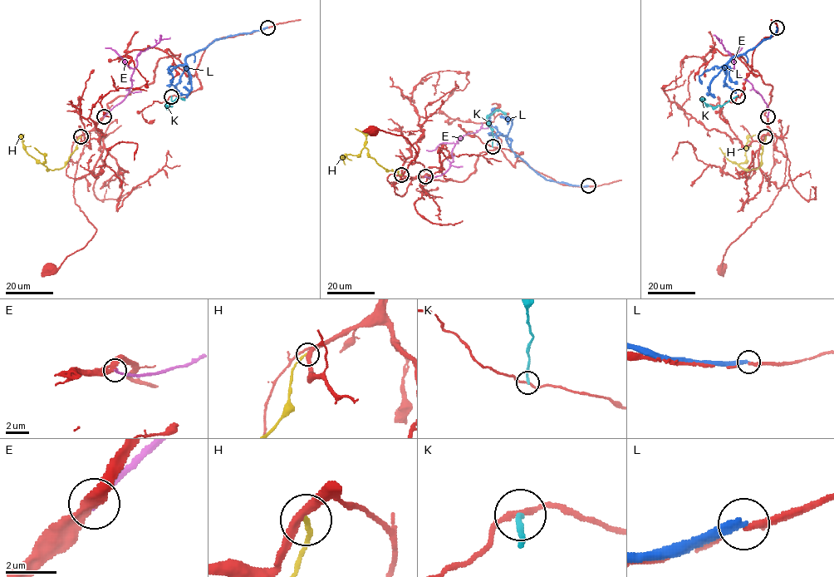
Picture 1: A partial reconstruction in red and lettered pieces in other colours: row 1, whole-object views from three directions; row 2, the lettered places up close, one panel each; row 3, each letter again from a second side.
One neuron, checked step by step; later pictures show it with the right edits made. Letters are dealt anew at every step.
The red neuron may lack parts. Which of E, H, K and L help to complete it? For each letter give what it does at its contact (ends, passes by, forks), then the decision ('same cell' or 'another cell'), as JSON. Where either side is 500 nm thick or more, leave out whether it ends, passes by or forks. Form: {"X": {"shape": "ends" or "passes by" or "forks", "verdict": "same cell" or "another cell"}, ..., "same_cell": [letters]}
{"E": {"shape": "ends", "verdict": "same cell"}, "H": {"shape": "ends", "verdict": "another cell"}, "K": {"shape": "ends", "verdict": "another cell"}, "L": {"shape": "ends", "verdict": "another cell"}, "same_cell": ["E"]}

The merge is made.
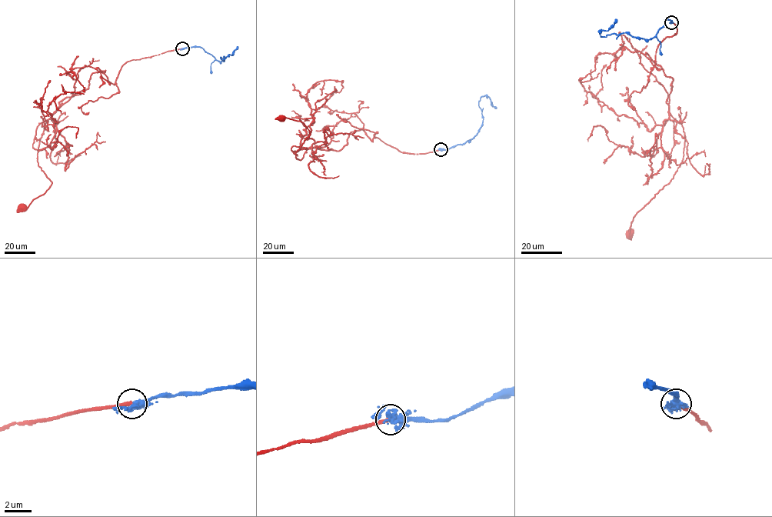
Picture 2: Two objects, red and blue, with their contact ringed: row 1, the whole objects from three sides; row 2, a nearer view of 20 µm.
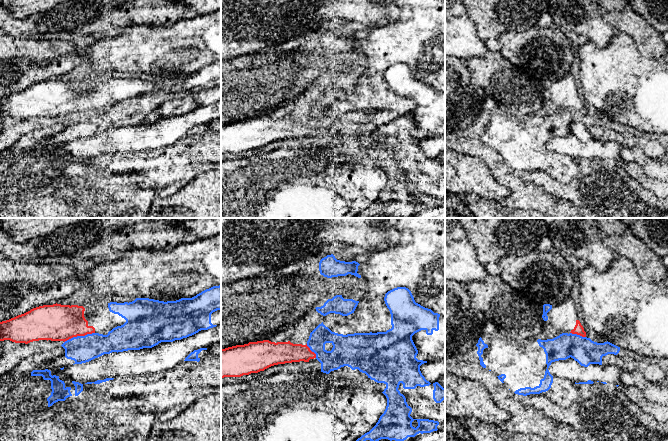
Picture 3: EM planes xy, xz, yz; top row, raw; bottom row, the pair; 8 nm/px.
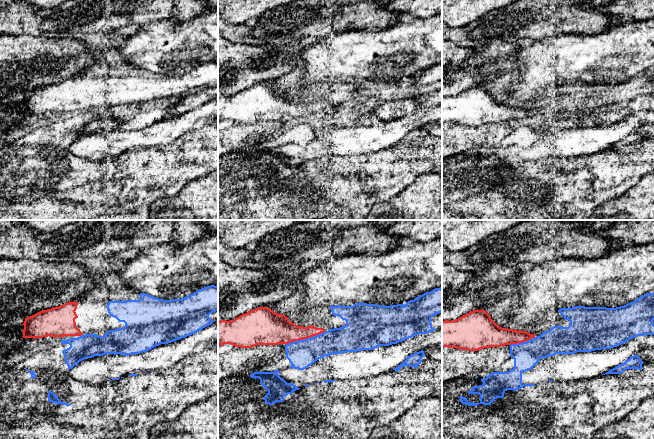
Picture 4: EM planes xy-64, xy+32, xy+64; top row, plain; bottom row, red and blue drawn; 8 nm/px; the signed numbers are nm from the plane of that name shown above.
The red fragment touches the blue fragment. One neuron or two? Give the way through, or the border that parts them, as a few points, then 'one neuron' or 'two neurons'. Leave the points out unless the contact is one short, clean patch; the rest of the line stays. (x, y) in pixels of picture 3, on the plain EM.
runs through xy (56, 98), (67, 99), (79, 111), (81, 125); one neuron

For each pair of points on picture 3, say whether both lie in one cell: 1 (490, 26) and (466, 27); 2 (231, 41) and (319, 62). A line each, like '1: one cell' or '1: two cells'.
1: two cells
2: two cells

